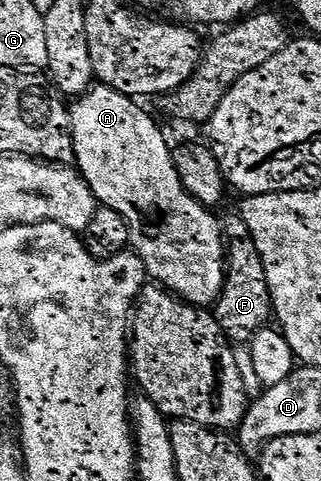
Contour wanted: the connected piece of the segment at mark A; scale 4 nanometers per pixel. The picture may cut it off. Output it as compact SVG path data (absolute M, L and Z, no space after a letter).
M94 85L76 100L77 104L72 104L71 118L69 120L69 130L73 140L73 158L75 160L76 170L79 172L85 184L91 189L91 193L97 198L98 204L103 207L115 209L115 213L119 213L119 217L123 217L125 224L129 226L129 242L128 246L133 247L132 254L141 258L140 266L143 268L144 274L149 275L154 284L158 287L164 287L166 291L182 298L187 303L194 305L209 305L217 298L219 284L225 280L225 271L223 268L223 258L226 256L226 248L221 248L221 235L223 239L223 227L217 224L217 219L213 216L214 212L202 204L199 200L193 199L191 193L184 188L180 181L179 173L172 163L171 143L165 140L165 135L161 132L161 127L140 107L136 98L119 93L115 89L104 85Z

